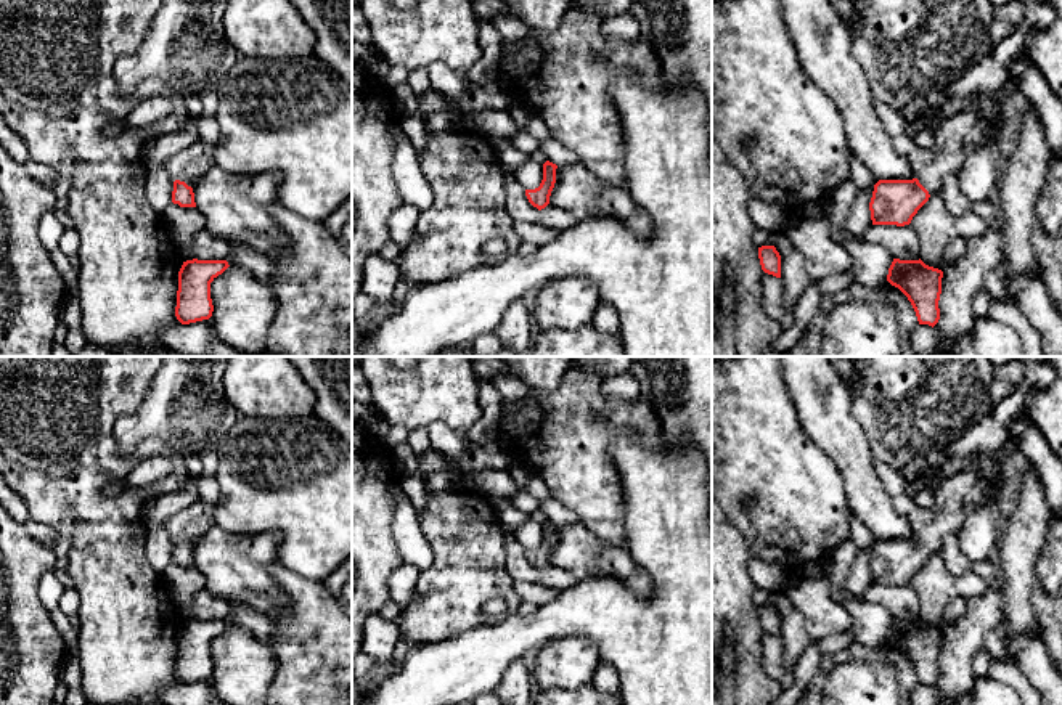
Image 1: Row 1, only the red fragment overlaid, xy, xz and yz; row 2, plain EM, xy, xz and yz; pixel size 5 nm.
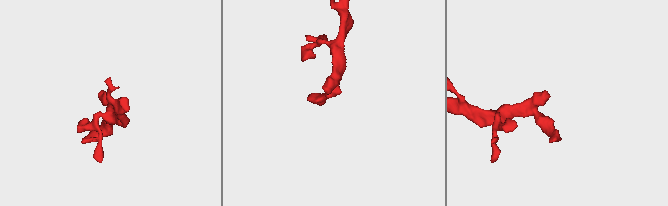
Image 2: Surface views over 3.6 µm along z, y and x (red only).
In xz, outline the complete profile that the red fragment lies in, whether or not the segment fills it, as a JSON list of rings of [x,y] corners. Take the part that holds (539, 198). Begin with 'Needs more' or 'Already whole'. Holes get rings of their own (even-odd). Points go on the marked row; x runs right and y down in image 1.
Needs more. [[[546,161],[543,164],[543,180],[538,188],[525,189],[529,202],[540,210],[540,223],[549,230],[564,231],[577,223],[574,214],[549,202],[556,183],[558,165]]]

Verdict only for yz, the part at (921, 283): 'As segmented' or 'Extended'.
As segmented

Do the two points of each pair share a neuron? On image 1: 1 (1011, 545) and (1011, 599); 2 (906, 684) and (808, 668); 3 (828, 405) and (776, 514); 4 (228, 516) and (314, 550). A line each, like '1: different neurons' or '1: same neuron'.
1: same neuron
2: different neurons
3: different neurons
4: same neuron

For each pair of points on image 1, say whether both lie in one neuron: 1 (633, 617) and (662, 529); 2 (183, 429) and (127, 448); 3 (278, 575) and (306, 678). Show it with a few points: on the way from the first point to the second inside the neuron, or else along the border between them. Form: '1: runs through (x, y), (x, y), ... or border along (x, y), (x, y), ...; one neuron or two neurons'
1: runs through (657, 601), (662, 596), (662, 553); one neuron
2: runs through (169, 429), (143, 429), (138, 434); one neuron
3: runs through (304, 601), (306, 652); one neuron

